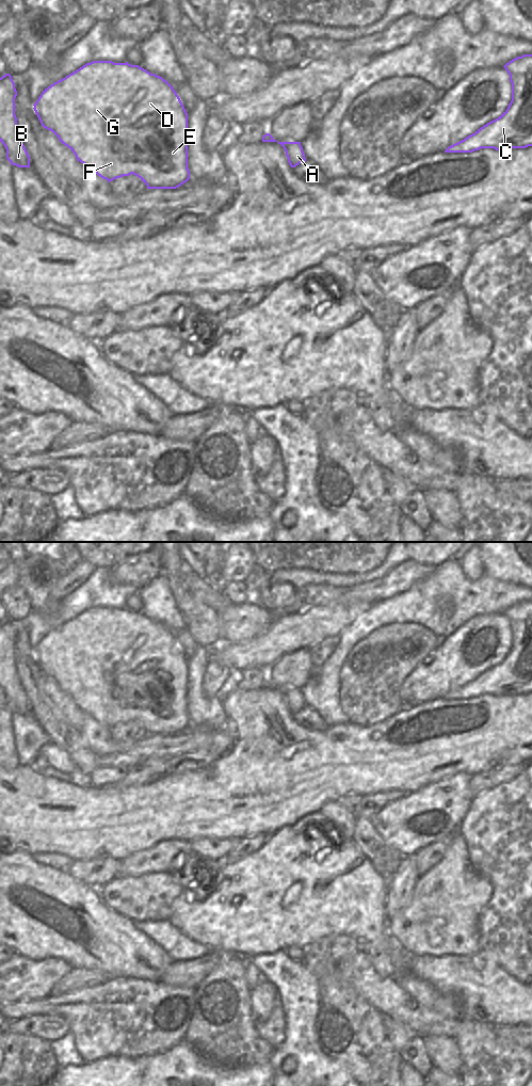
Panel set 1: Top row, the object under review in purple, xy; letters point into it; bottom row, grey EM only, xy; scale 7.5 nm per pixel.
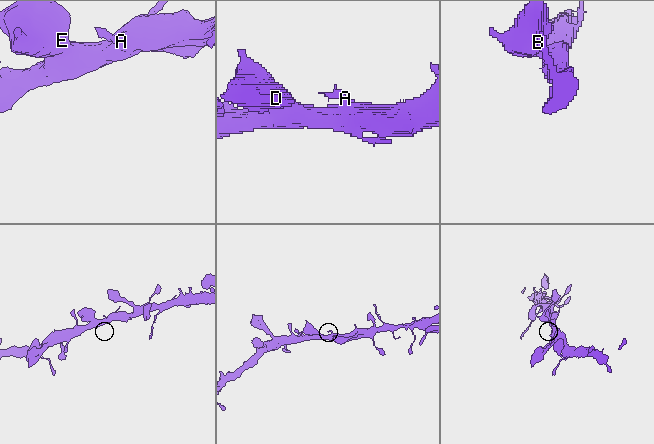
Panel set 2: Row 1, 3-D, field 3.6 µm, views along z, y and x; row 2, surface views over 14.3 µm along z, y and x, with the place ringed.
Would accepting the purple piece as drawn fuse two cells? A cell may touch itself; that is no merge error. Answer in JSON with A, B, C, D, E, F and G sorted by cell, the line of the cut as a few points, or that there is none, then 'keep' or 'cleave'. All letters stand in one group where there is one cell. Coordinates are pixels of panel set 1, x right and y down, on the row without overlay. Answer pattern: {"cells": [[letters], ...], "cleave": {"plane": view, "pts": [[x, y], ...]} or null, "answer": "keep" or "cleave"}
{"cells": [["A", "B", "C", "D", "E", "F", "G"]], "cleave": null, "answer": "keep"}

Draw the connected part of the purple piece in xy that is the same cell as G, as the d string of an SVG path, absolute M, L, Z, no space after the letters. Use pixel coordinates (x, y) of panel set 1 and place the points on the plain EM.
M112 607L86 609L76 618L45 635L33 652L42 672L52 677L60 688L75 700L78 707L109 729L133 720L147 732L147 735L176 735L190 725L190 717L188 715L188 659L179 642L166 626L150 620L139 611L131 611L128 608L114 609Z

